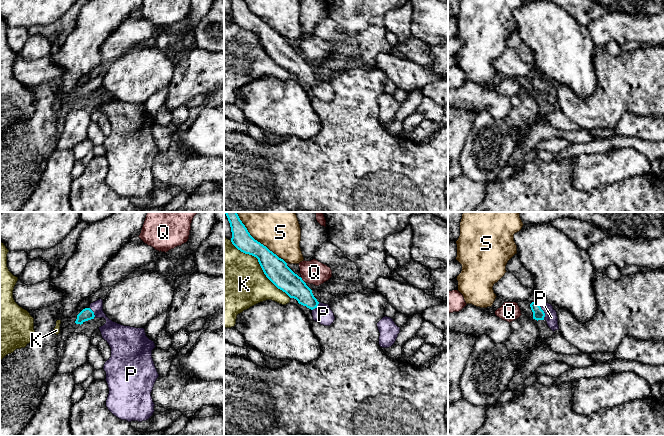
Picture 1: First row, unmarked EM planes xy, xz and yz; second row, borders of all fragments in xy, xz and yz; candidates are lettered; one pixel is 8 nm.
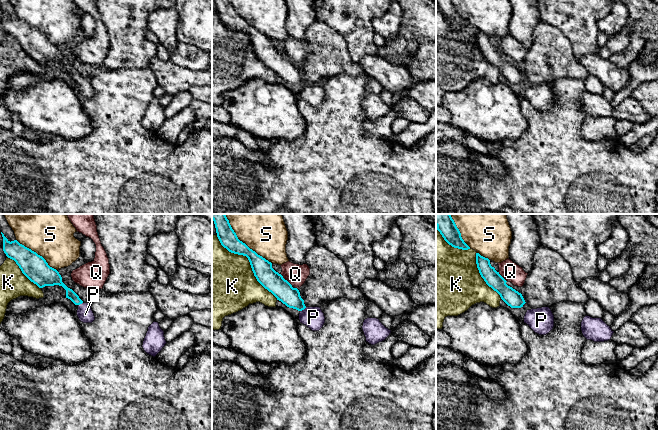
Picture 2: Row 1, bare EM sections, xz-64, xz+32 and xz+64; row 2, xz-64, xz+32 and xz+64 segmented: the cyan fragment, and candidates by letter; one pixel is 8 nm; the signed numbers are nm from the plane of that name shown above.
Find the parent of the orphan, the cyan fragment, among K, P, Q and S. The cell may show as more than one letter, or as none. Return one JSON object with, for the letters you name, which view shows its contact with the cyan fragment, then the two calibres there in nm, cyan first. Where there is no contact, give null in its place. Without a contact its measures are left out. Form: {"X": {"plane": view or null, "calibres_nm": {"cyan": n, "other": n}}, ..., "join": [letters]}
{"P": {"plane": "yz", "calibres_nm": {"cyan": 100, "other": 100}}, "join": ["P"]}

